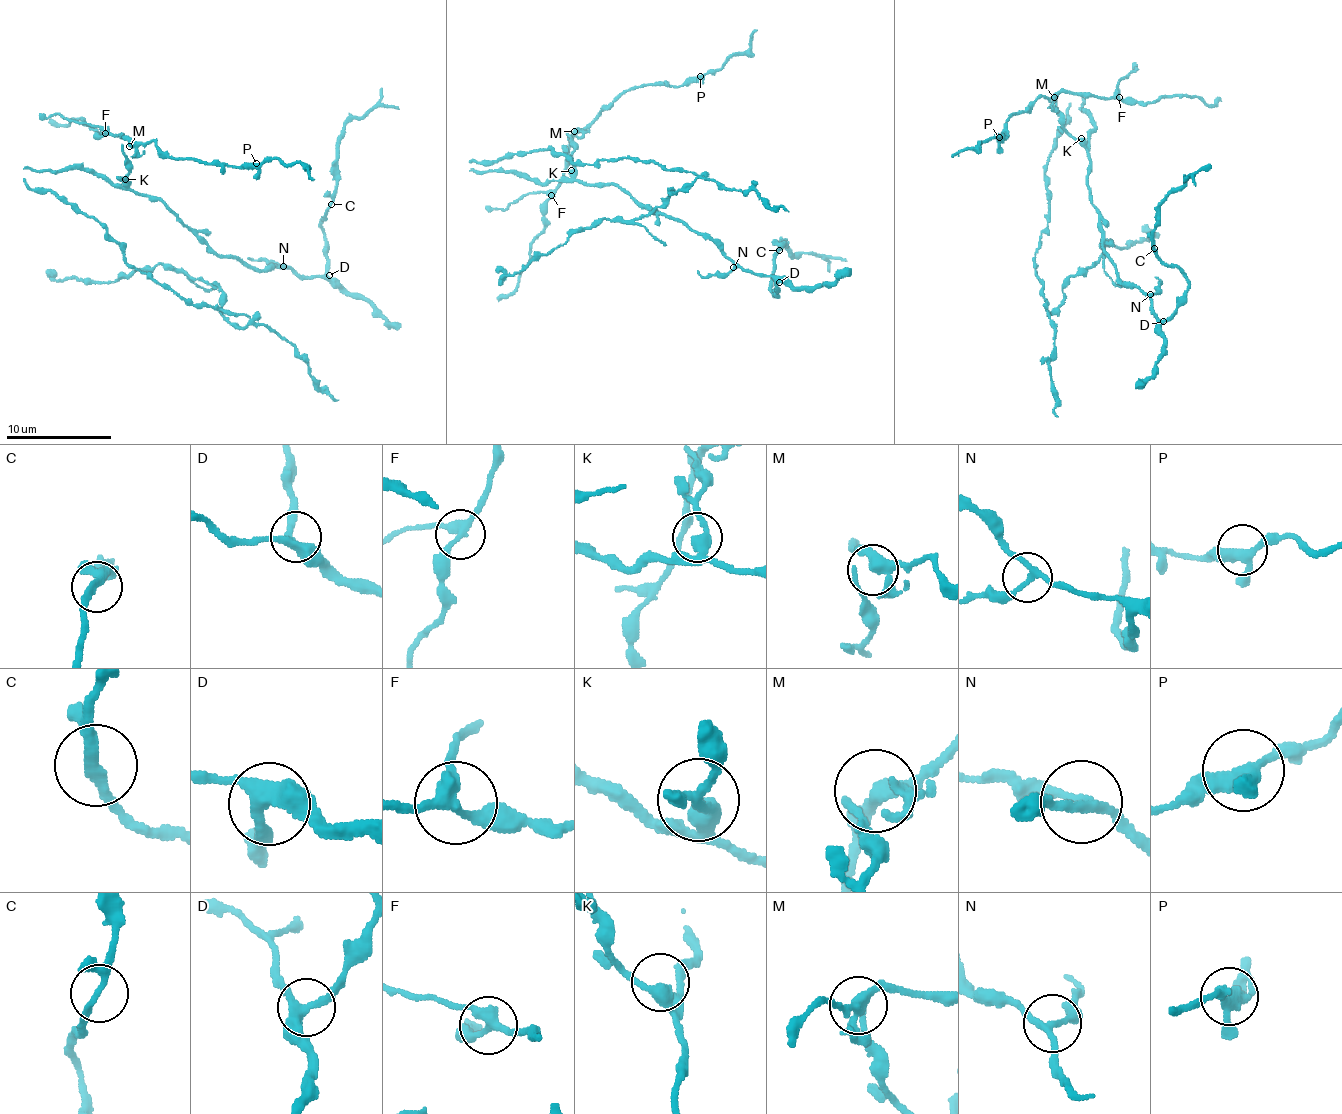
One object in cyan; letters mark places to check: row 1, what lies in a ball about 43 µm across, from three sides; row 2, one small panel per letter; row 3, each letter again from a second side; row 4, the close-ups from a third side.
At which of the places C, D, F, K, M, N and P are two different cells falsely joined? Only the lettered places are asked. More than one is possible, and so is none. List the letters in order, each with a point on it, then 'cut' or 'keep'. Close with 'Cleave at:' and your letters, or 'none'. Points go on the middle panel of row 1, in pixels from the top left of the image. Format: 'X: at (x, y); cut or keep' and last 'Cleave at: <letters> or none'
C: at (779, 250); keep
D: at (779, 282); keep
F: at (551, 195); keep
K: at (571, 170); keep
M: at (574, 131); keep
N: at (733, 267); keep
P: at (700, 76); keep
Cleave at: none

